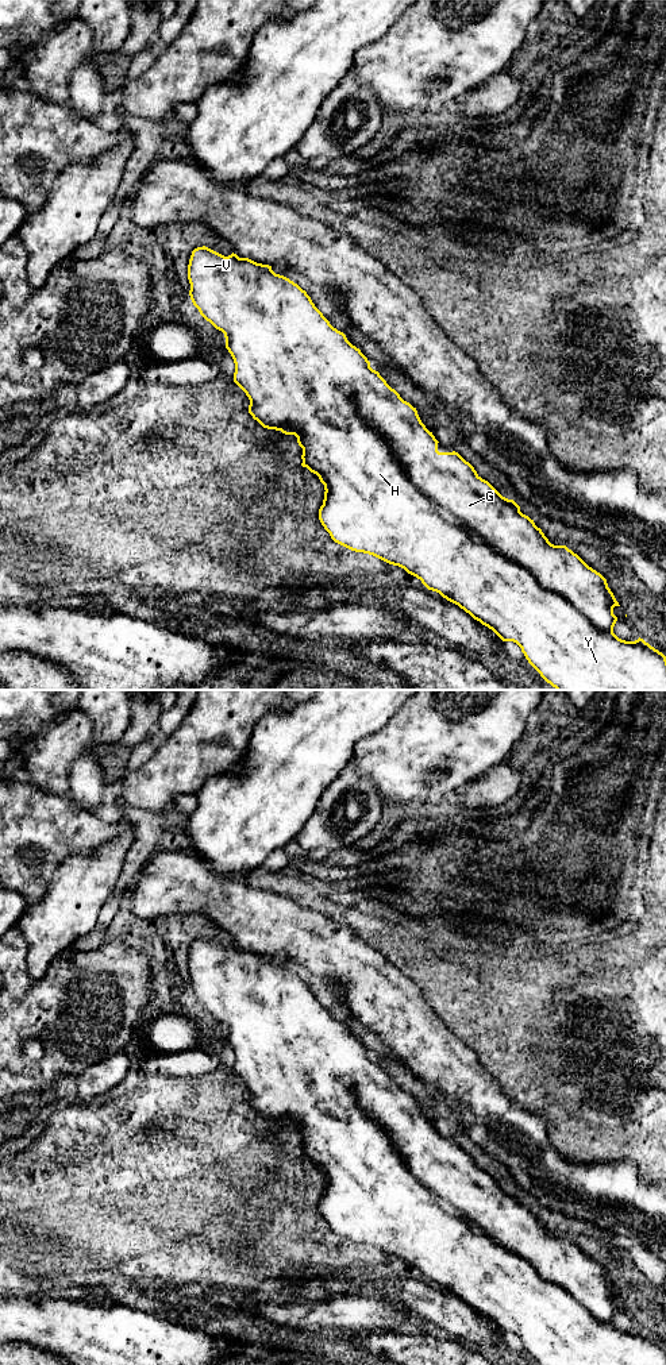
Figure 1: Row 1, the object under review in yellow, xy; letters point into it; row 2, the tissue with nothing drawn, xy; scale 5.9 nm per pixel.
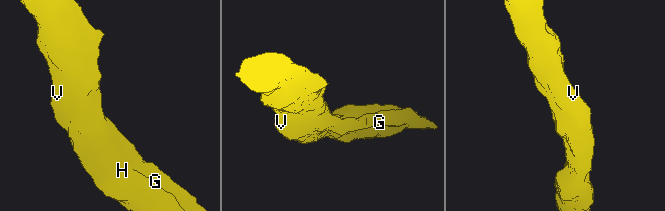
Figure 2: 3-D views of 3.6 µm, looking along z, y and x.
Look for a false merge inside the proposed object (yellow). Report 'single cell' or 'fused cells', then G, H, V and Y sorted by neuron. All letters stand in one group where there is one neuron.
single cell | G H V Y

